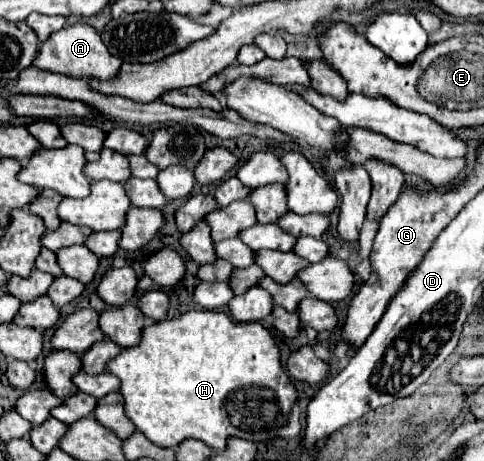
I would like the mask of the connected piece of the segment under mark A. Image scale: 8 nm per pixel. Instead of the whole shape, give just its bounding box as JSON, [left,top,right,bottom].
[33,23,123,81]

